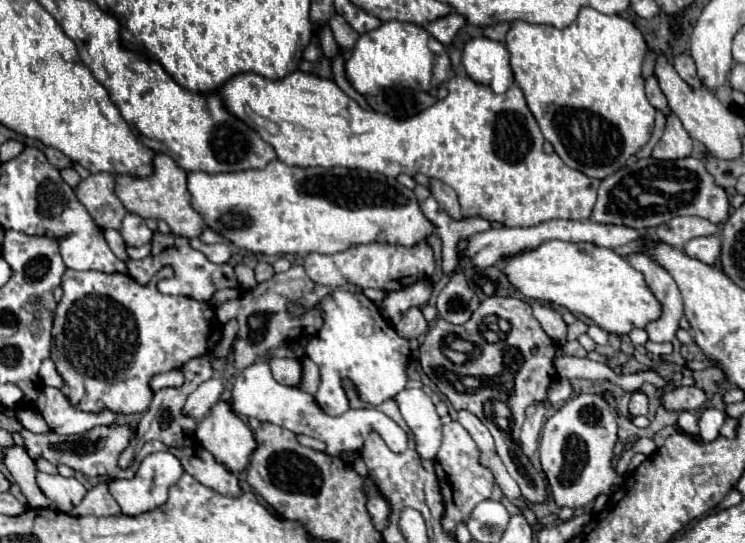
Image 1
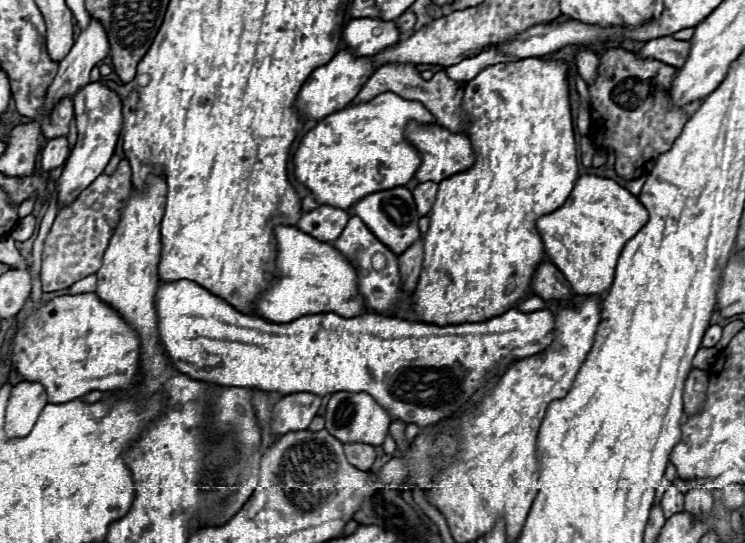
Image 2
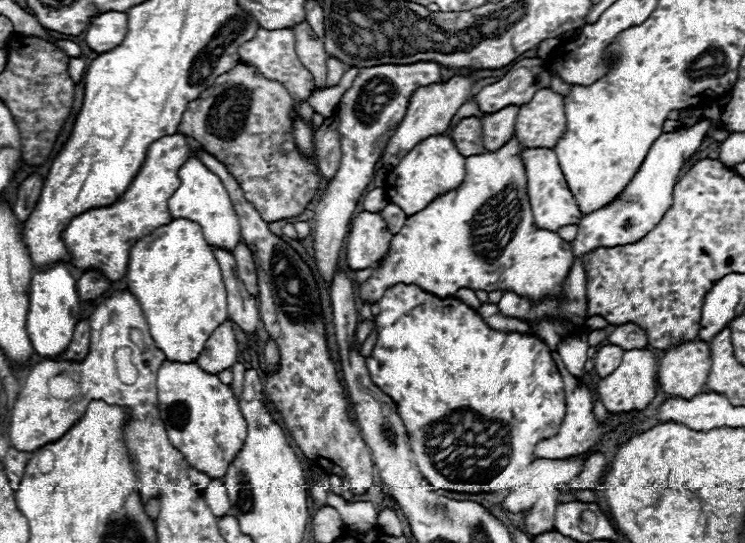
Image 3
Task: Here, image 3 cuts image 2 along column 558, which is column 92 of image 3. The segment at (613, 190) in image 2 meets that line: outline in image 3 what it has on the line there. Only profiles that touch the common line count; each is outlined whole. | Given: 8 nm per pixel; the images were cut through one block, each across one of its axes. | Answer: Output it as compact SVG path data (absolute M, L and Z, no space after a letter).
M182 134L162 136L150 144L146 160L140 166L138 174L126 188L126 192L110 206L90 208L70 220L62 232L62 240L72 256L72 266L86 272L98 270L108 280L122 280L128 270L130 248L138 242L138 236L154 232L158 224L170 224L172 216L168 210L170 196L178 190L178 168L190 158L190 146Z

